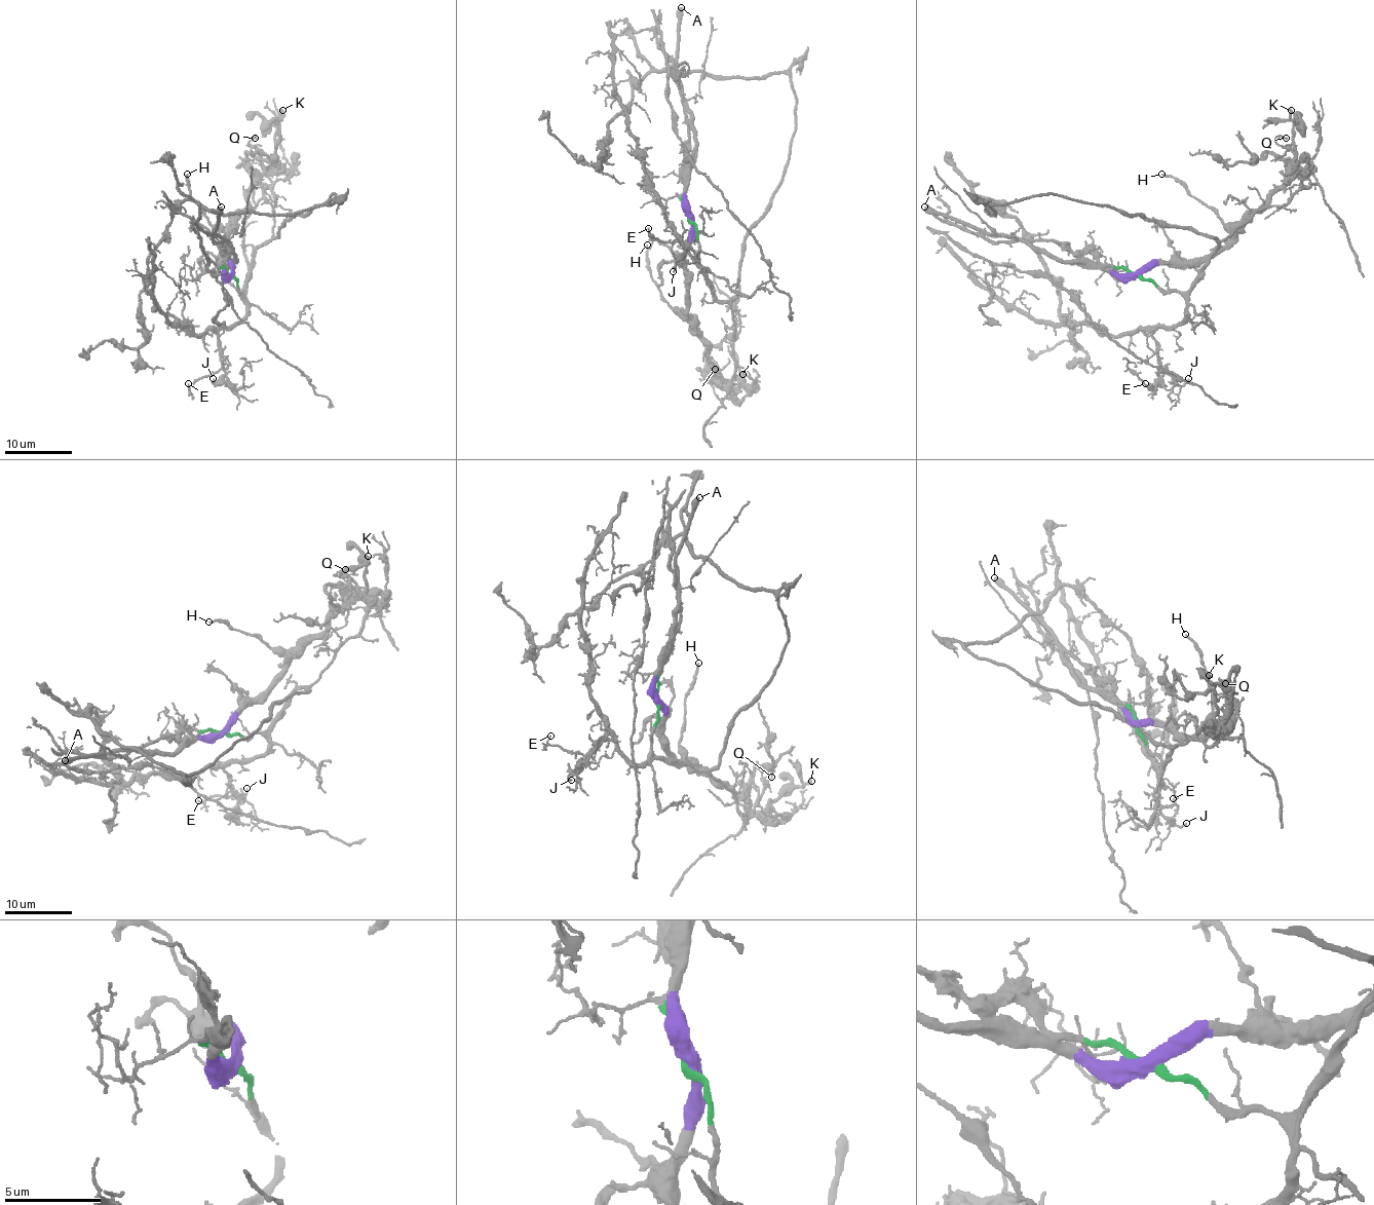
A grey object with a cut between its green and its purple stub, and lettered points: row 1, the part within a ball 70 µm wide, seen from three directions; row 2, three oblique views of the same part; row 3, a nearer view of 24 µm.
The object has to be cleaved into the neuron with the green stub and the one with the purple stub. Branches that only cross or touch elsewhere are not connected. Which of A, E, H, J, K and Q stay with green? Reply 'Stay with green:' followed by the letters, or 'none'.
Stay with green: E, J, Q

